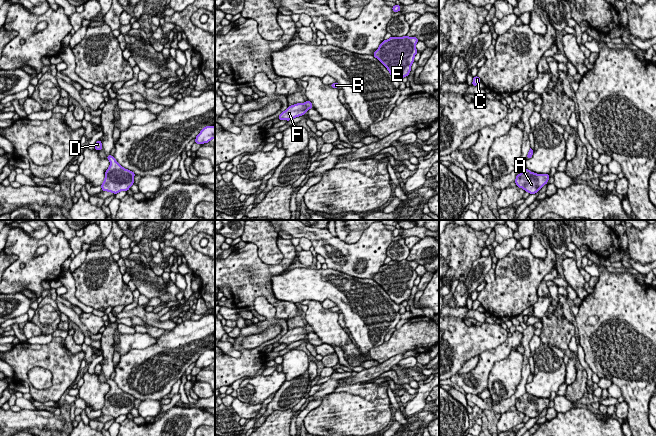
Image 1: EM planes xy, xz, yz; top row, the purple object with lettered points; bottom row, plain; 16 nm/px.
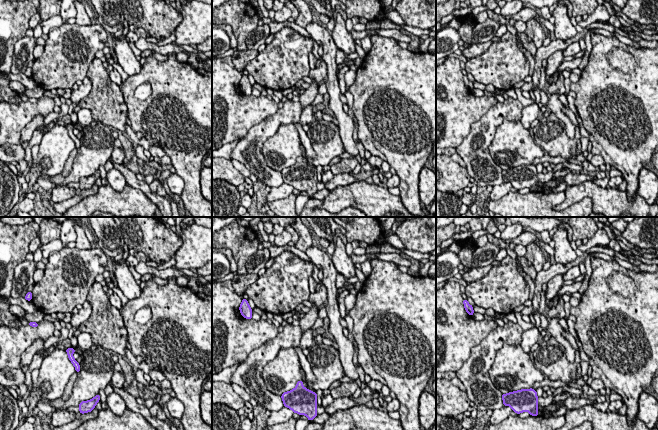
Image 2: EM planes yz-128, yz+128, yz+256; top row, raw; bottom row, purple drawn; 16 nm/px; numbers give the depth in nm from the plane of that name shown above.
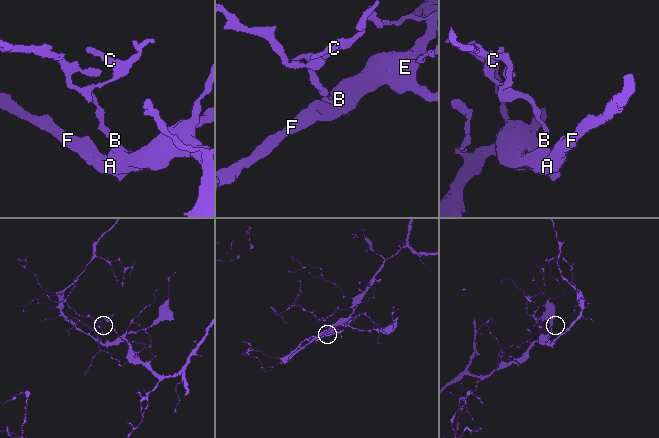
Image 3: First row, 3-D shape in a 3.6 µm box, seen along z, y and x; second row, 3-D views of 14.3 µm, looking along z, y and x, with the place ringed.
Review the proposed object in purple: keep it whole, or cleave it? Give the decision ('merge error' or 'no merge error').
no merge error

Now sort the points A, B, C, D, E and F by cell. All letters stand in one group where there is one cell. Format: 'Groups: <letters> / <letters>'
Groups: A B C D E F

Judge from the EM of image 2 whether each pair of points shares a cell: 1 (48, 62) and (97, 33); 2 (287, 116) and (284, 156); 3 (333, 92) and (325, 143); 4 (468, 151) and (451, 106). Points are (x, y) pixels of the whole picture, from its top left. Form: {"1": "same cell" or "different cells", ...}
{"1": "same cell", "2": "different cells", "3": "different cells", "4": "different cells"}

